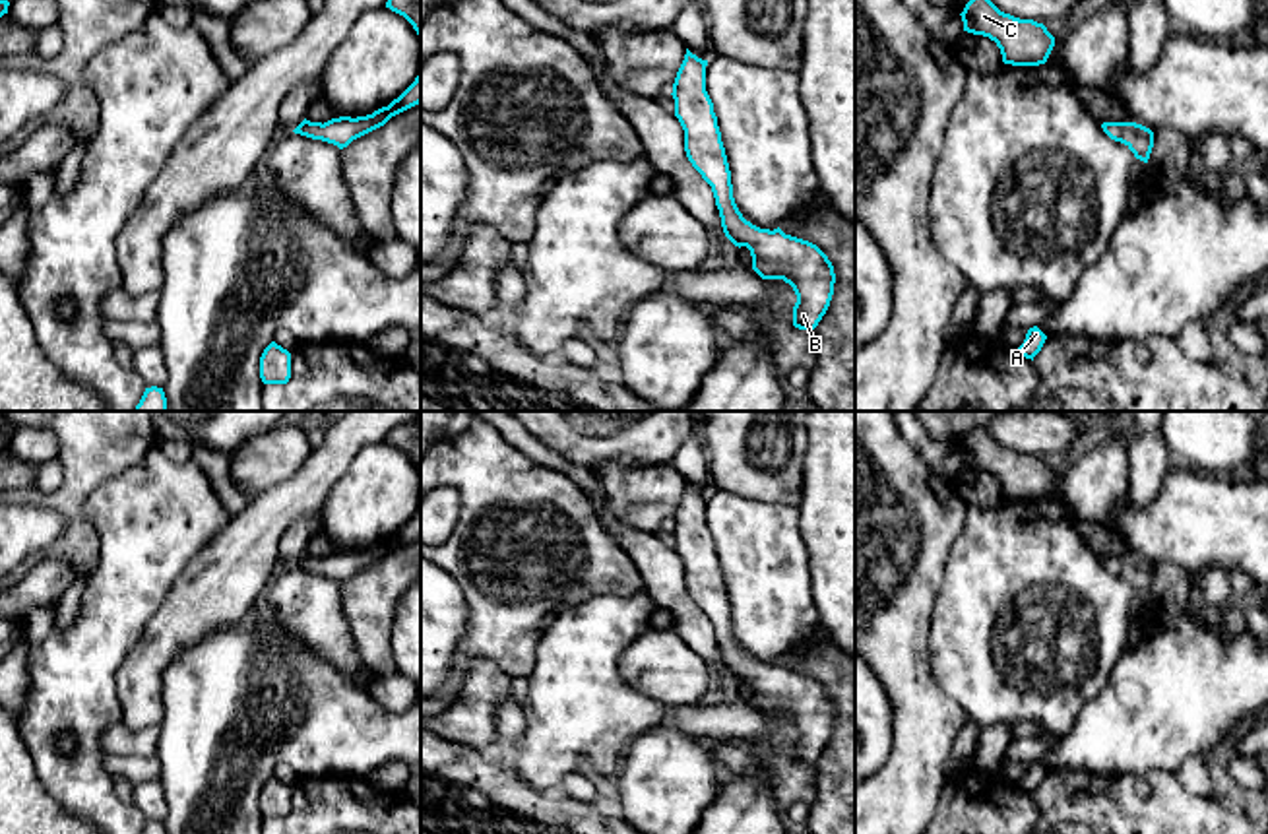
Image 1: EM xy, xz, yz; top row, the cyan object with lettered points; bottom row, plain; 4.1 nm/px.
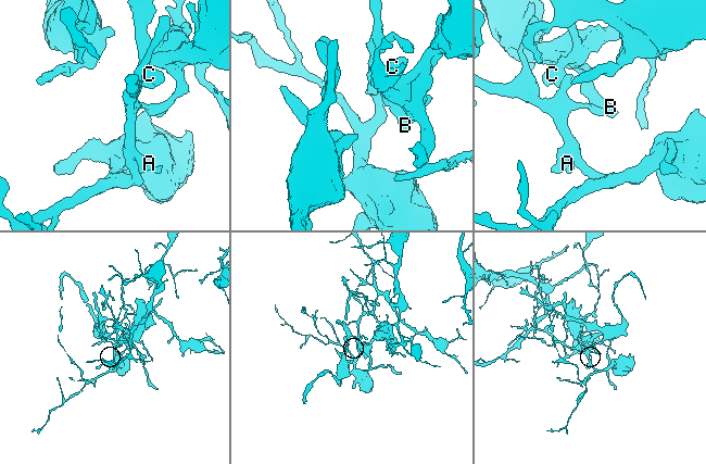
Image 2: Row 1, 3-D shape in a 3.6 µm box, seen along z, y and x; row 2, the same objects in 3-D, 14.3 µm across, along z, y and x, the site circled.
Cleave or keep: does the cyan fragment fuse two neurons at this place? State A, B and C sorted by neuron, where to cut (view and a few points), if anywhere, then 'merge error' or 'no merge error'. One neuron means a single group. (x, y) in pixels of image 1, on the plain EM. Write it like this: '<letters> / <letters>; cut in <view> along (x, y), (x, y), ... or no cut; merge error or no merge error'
A / B C; cut in xz along (772, 666), (749, 683); merge error

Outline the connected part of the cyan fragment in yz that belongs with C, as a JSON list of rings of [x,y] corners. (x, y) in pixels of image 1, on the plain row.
[[[985,429],[973,431],[960,450],[964,465],[997,477],[1004,498],[1045,498],[1055,481],[1055,471],[1043,458],[1004,448]]]

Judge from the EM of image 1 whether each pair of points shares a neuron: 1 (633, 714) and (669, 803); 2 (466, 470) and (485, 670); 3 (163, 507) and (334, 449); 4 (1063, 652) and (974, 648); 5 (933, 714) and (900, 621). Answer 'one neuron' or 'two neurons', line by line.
1: two neurons
2: two neurons
3: two neurons
4: one neuron
5: one neuron

